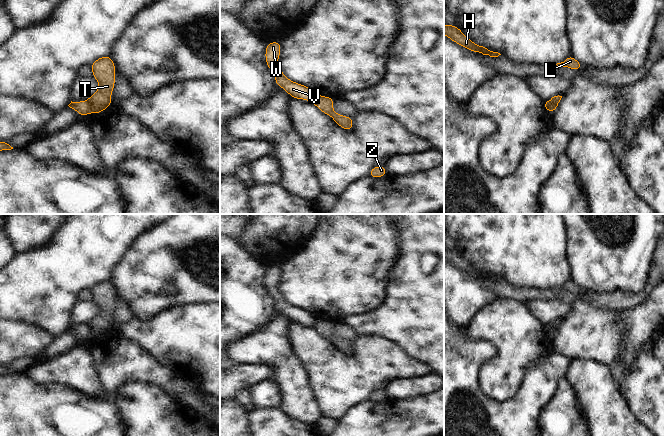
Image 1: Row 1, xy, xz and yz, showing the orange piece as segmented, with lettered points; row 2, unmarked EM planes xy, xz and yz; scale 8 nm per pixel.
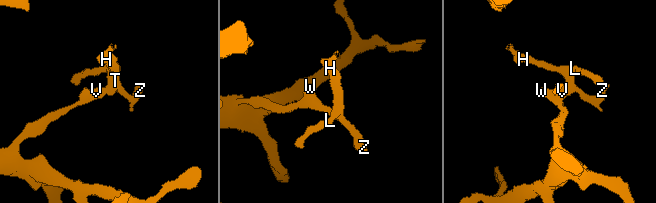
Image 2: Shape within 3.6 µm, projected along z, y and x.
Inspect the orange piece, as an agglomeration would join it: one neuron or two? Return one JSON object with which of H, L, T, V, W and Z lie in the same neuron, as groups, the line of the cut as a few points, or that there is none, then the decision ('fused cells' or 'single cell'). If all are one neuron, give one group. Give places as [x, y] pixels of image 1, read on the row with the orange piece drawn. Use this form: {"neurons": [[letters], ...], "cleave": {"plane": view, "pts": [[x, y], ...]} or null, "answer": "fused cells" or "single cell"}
{"neurons": [["H", "L", "T", "Z"], ["V", "W"]], "cleave": {"plane": "xy", "pts": [[86, 100], [90, 112]]}, "answer": "fused cells"}

